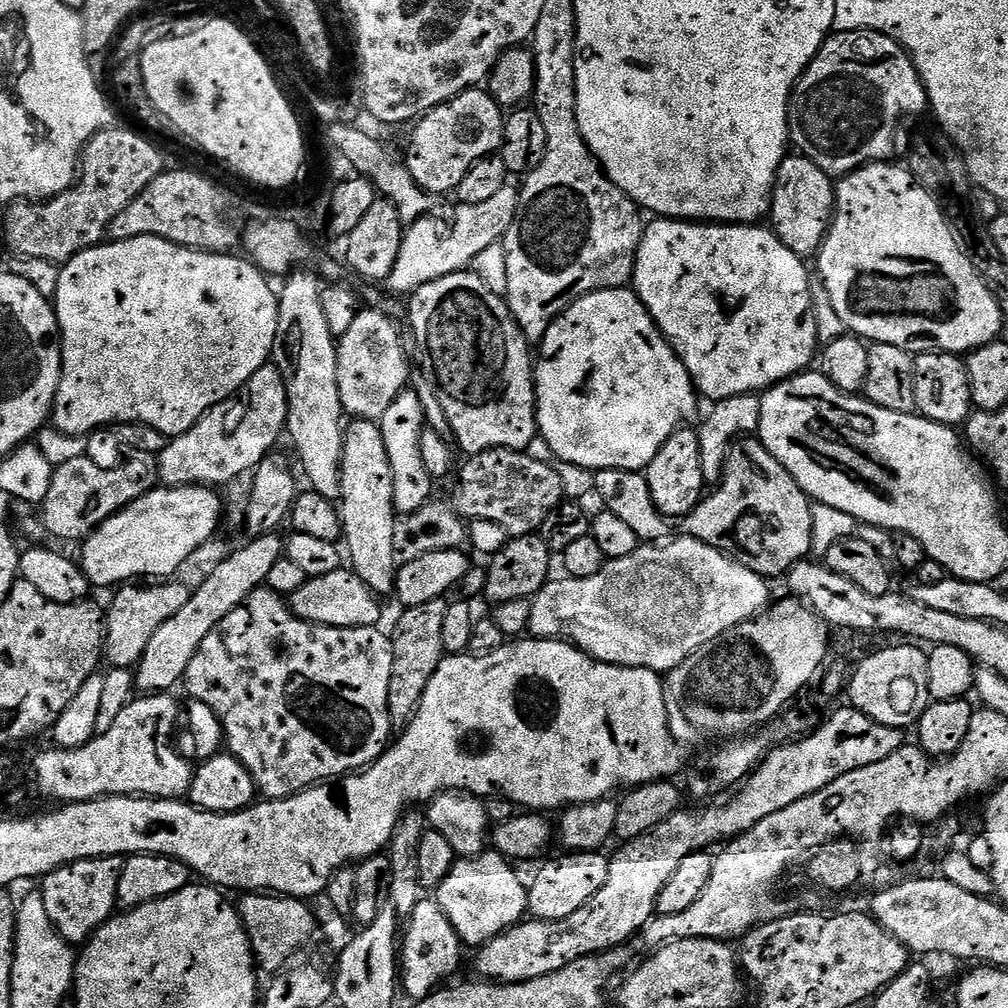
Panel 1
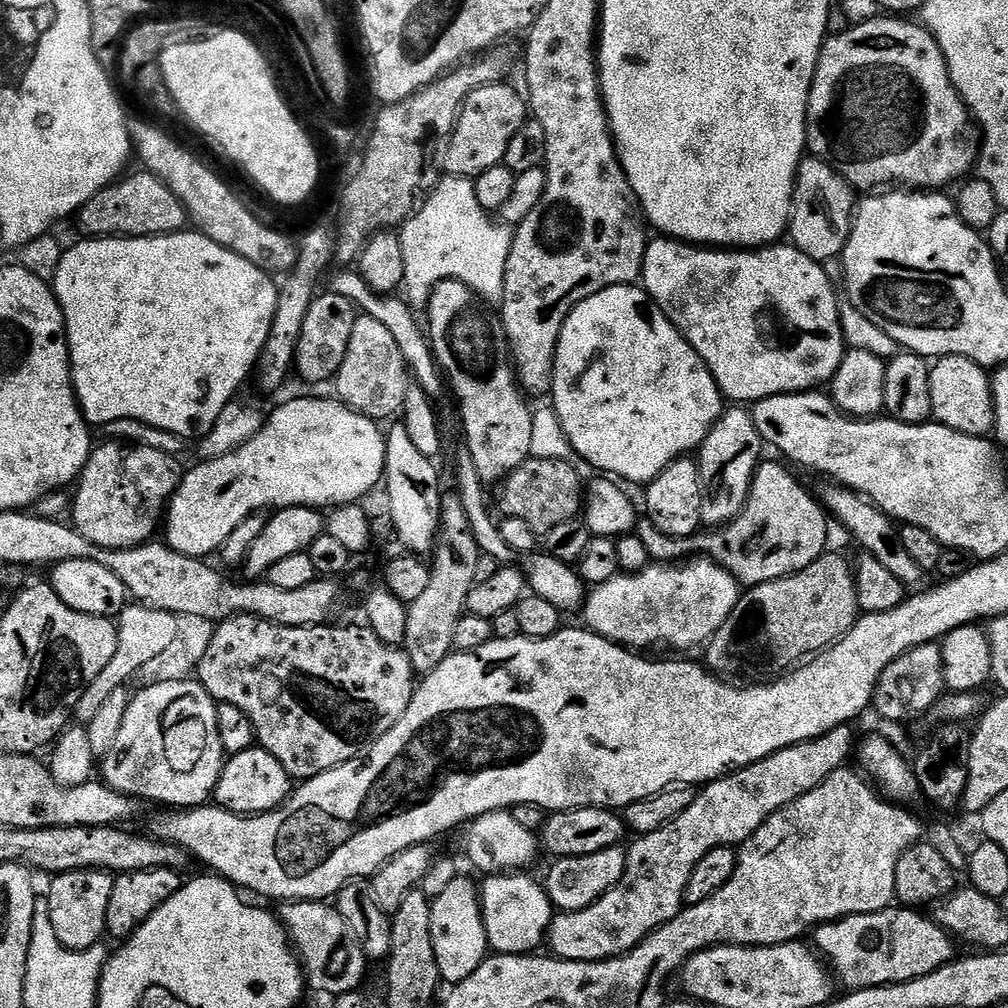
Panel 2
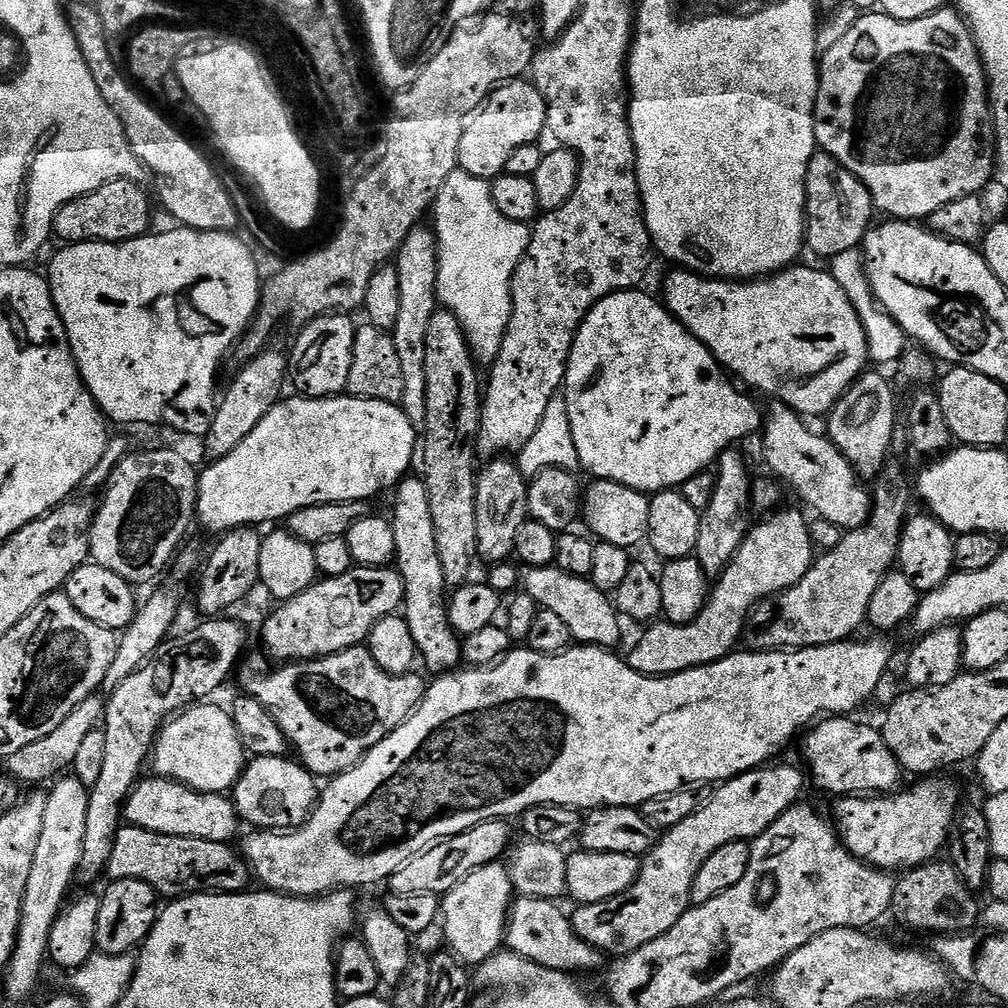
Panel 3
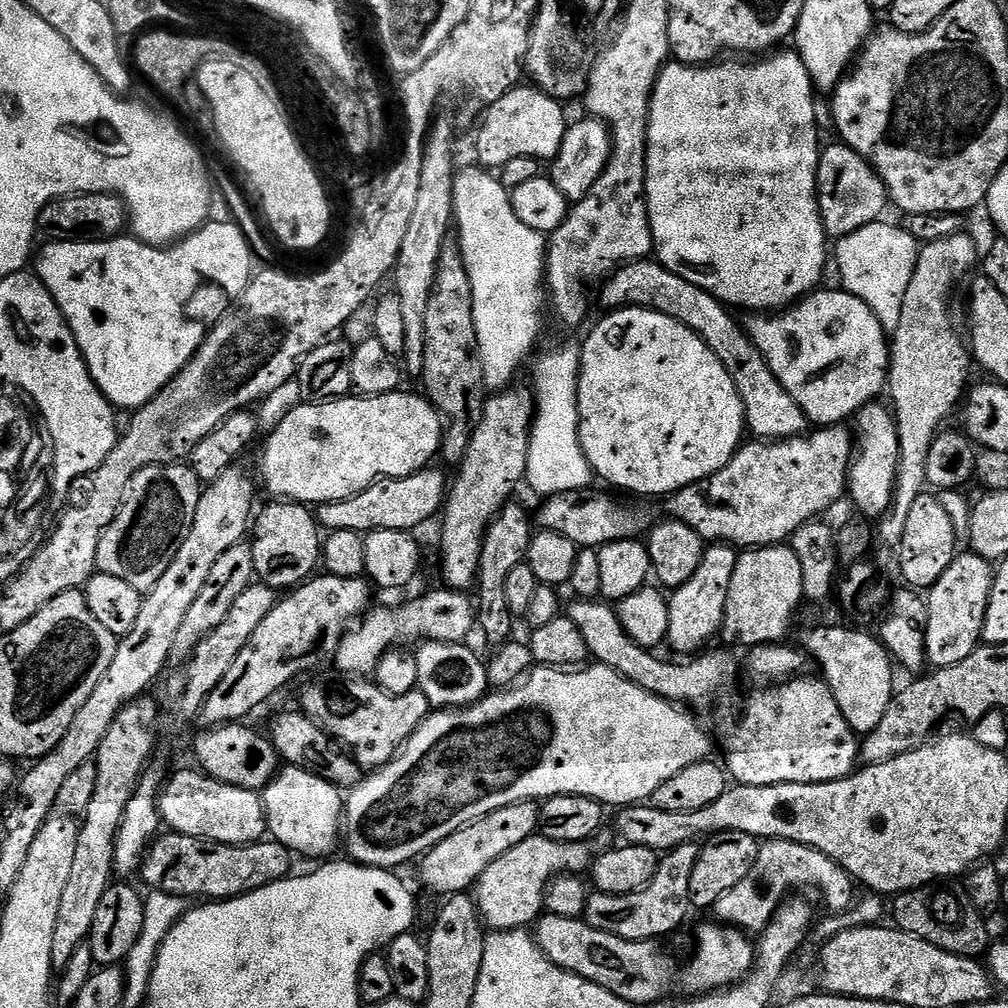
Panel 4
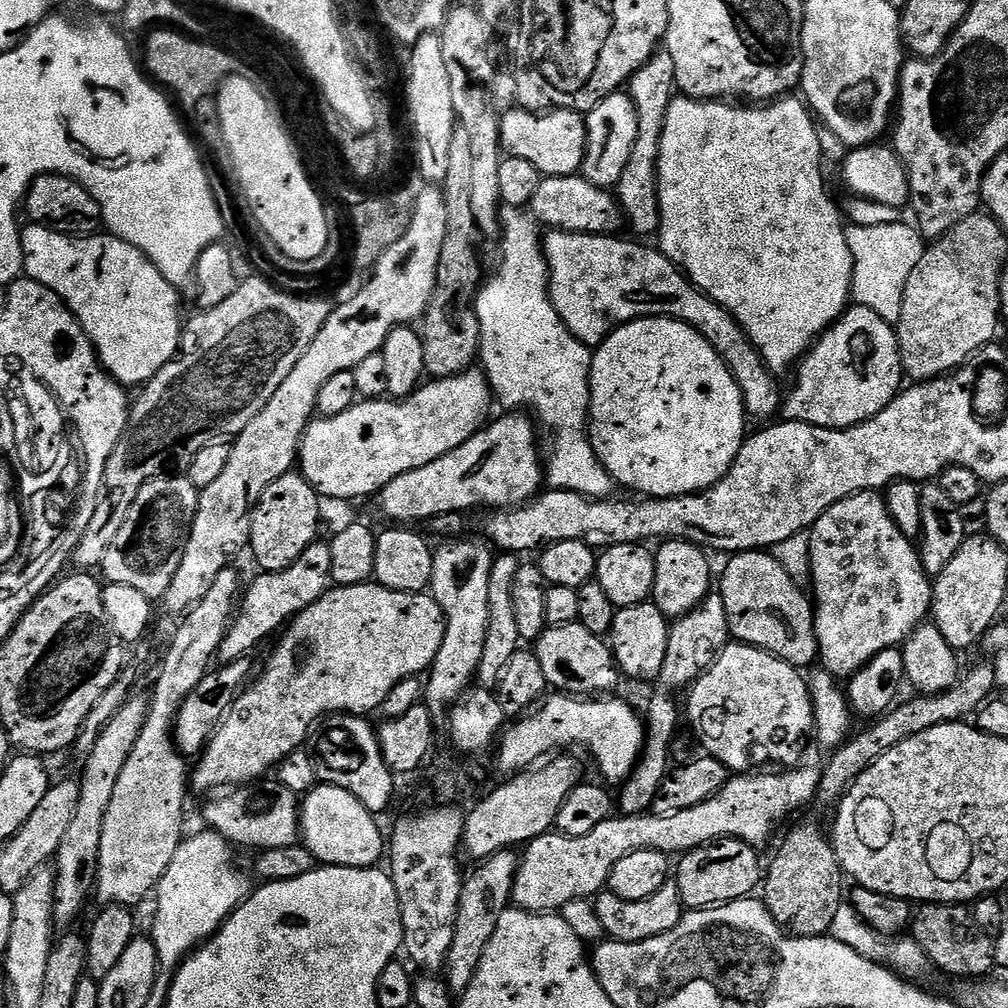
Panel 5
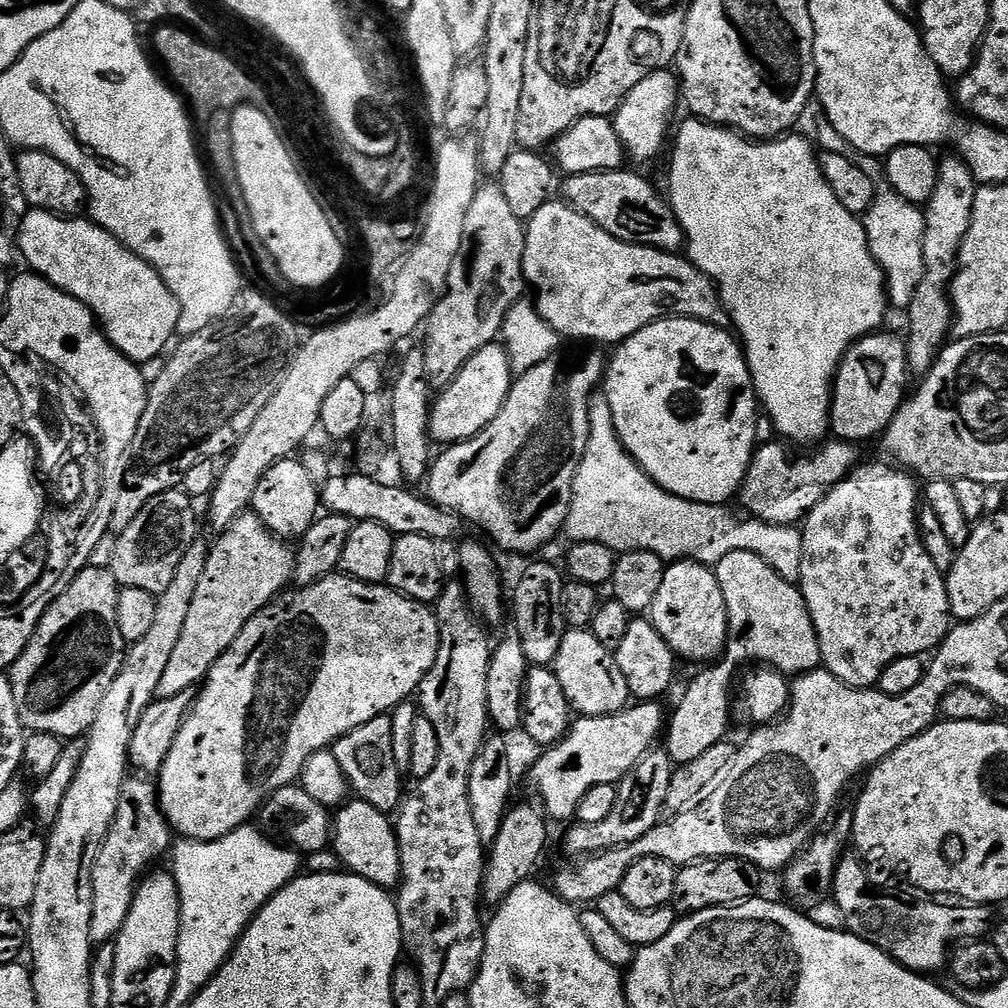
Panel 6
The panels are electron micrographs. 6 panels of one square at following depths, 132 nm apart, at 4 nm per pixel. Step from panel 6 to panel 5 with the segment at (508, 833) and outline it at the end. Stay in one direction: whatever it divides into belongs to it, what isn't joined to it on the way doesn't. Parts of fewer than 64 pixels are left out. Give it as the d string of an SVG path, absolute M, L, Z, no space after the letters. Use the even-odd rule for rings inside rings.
M507 848L479 861L473 867L476 869L472 873L470 871L467 873L462 886L462 898L458 902L454 942L450 946L446 965L446 979L453 993L462 994L470 986L478 970L478 962L482 962L486 942L490 942L490 937L494 935L494 930L498 927L498 918L502 918L502 914L512 904L512 891L520 869L520 858L519 851Z

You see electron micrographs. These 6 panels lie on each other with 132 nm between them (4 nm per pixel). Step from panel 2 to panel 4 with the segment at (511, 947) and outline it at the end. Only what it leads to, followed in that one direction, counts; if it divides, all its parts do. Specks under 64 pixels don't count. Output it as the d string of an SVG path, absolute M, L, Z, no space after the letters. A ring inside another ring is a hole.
M541 915L534 925L536 945L560 968L578 974L606 990L618 994L634 1006L656 1004L671 988L680 987L684 994L703 994L731 988L752 971L754 944L741 929L723 922L704 924L696 932L696 953L679 972L672 960L664 956L659 943L650 940L623 940L614 934L594 930L583 919L571 920Z

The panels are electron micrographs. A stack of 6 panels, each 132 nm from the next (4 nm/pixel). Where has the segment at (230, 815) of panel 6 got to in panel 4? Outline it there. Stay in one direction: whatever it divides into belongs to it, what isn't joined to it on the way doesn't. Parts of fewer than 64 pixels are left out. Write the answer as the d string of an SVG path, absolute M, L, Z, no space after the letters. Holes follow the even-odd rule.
M447 586L439 587L433 592L426 593L425 596L418 597L417 600L408 600L397 608L373 607L363 613L359 623L344 633L340 644L336 647L334 659L336 668L340 671L337 673L368 678L375 673L380 659L393 648L416 646L430 640L446 640L449 644L465 643L472 628L474 632L478 624L477 605L473 597L463 591L453 590Z

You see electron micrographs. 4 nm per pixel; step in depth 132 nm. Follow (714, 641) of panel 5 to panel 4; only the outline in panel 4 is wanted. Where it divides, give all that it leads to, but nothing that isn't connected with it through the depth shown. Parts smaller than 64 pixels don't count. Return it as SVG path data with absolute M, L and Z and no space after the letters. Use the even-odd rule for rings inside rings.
M709 543L702 554L702 562L698 562L698 570L694 570L690 582L675 589L668 596L670 610L670 626L668 627L667 647L676 652L696 654L707 649L712 639L721 635L726 614L726 598L730 598L730 582L734 578L737 549L730 544Z

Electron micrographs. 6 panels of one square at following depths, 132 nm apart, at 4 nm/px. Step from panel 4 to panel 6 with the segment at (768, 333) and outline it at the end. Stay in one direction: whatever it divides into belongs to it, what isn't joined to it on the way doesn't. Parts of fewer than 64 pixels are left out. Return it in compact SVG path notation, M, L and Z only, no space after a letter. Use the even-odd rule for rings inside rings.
M877 330L849 348L832 385L830 432L837 440L861 442L883 437L896 411L906 399L904 387L910 381L908 349L905 341Z

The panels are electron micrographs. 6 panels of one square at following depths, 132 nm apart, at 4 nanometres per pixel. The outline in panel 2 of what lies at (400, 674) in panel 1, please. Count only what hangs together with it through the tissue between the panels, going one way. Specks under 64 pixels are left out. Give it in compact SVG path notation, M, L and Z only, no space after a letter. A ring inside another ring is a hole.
M445 495L440 502L440 531L436 540L434 555L430 560L432 570L430 583L426 586L426 591L422 595L414 598L414 602L407 605L406 638L402 647L408 653L413 672L417 674L432 672L446 657L452 655L454 651L452 646L454 629L458 627L460 619L466 615L470 590L476 584L478 558L482 554L478 542L475 541L474 534L470 530L470 518L466 518L466 510L462 510L462 502L459 495L451 495Z

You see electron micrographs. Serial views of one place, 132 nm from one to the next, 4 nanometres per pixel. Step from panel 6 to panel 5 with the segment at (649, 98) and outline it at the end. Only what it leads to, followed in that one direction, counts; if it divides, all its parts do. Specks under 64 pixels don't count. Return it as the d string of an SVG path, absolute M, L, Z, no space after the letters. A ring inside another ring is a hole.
M627 91L612 92L598 106L587 113L588 145L584 155L583 176L596 186L612 190L622 178L630 156L634 154L634 144L638 142L638 114Z

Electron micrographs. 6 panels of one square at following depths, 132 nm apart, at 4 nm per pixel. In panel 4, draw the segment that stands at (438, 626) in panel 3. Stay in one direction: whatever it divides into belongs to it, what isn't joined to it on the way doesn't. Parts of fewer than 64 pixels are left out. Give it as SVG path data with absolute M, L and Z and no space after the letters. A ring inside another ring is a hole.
M430 640L421 643L414 655L418 662L417 689L426 694L433 709L465 708L478 702L490 691L488 665L476 652L468 649L467 643L449 644L446 640Z

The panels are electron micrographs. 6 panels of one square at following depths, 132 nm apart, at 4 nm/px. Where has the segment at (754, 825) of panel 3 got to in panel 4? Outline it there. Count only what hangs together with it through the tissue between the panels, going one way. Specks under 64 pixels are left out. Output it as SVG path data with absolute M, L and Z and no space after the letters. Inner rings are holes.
M683 844L661 859L654 878L642 890L625 896L611 896L593 891L586 902L583 919L594 930L614 934L623 940L659 941L668 936L690 913L690 874L694 874L694 862L698 862L700 848L696 844Z

